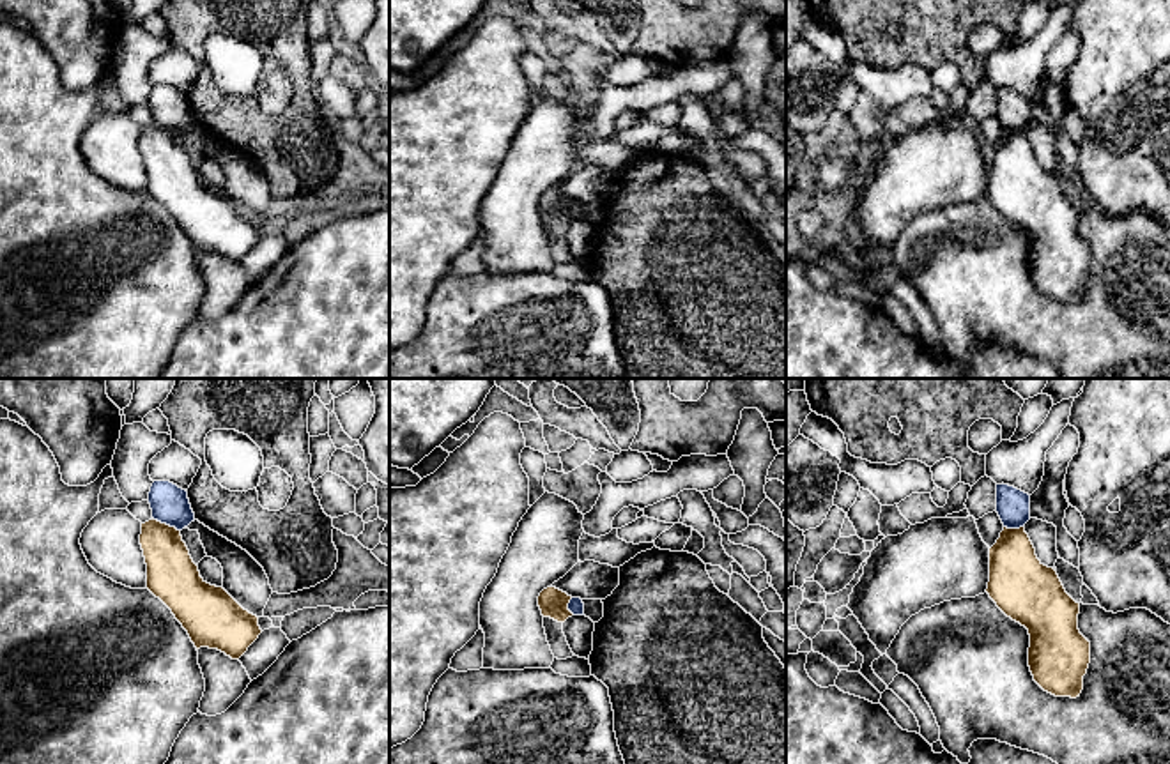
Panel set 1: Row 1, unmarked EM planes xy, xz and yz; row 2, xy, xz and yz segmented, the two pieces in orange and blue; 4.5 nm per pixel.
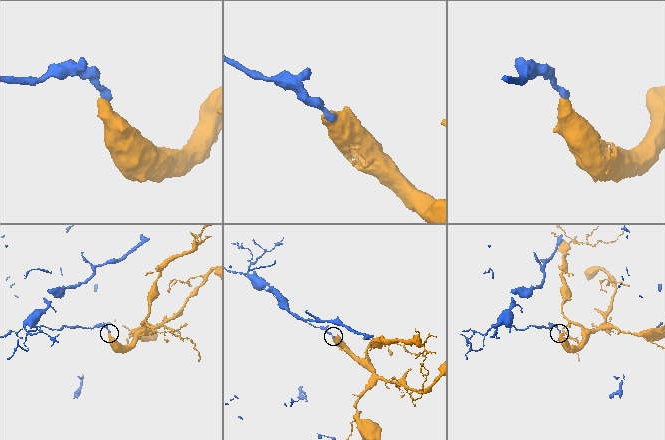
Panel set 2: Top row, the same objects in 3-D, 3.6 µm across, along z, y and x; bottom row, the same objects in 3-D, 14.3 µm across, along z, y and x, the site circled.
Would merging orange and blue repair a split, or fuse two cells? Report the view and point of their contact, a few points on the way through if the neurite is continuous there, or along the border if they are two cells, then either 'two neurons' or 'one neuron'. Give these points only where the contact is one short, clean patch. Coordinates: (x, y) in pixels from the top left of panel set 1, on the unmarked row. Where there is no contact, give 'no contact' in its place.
contact xy (165, 128); border xy (153, 121), (179, 135); two neurons

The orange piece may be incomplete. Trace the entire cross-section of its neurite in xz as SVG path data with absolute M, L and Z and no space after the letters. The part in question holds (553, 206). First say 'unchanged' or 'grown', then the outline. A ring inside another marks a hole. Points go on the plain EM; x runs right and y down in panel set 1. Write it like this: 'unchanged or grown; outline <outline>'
unchanged; outline M547 191L538 200L538 210L540 210L543 221L550 221L558 226L565 226L568 221L573 219L568 214L570 203L572 203L572 200L568 200L566 196L556 193L556 191Z

